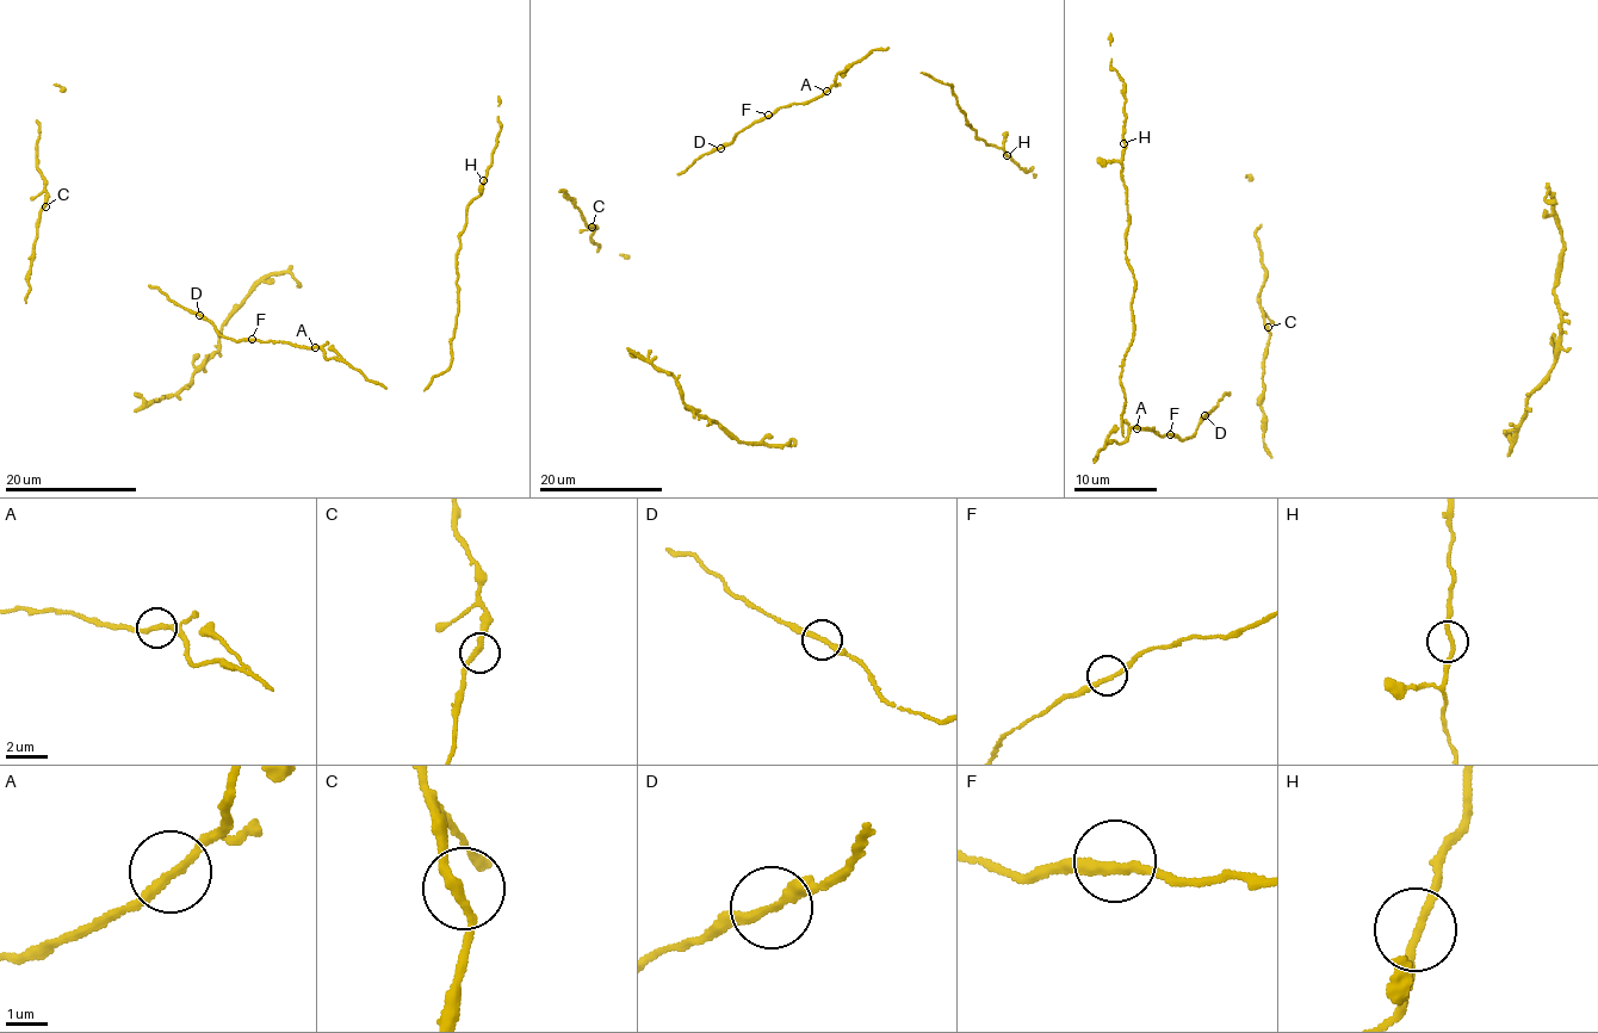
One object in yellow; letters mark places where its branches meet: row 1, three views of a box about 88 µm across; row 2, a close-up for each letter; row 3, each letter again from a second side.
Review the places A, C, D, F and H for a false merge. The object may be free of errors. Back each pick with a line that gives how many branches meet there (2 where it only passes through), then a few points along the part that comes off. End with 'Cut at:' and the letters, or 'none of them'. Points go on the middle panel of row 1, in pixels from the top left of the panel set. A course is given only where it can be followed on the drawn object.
Cut at: none of them

